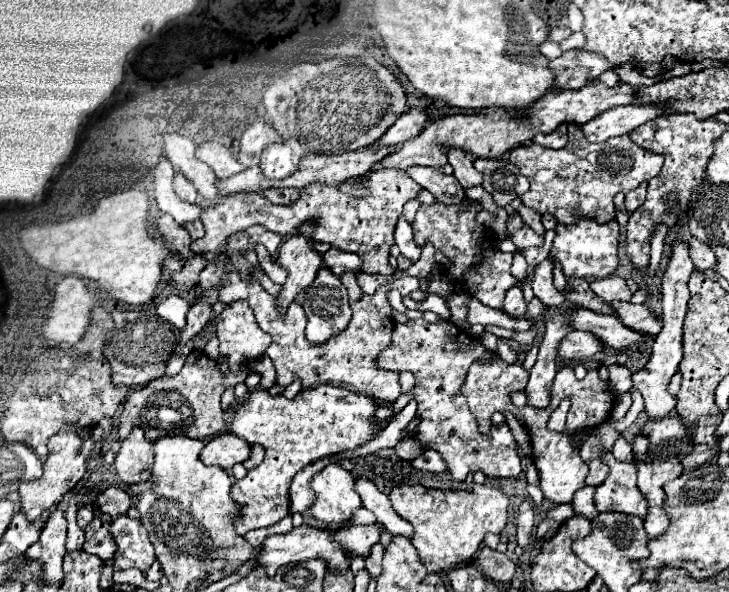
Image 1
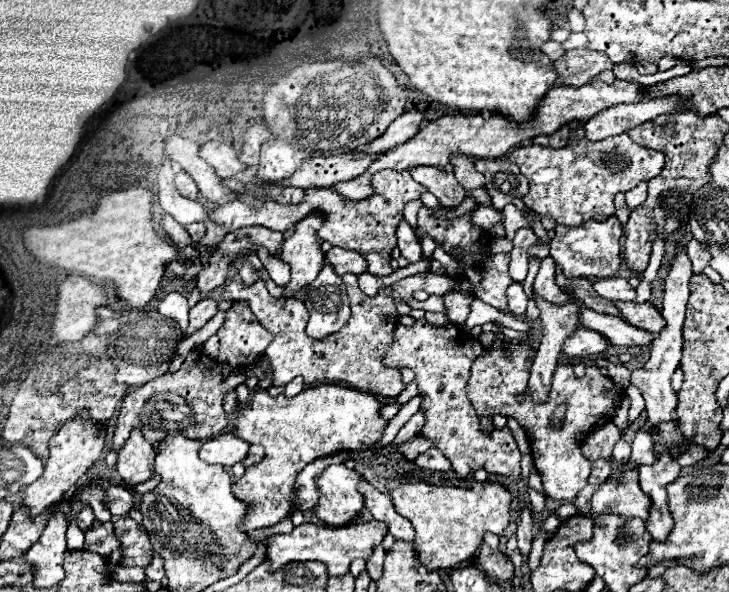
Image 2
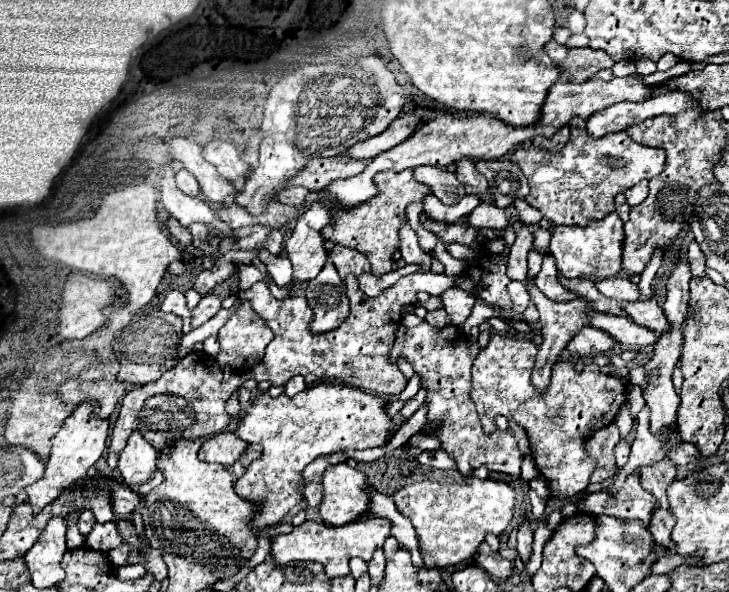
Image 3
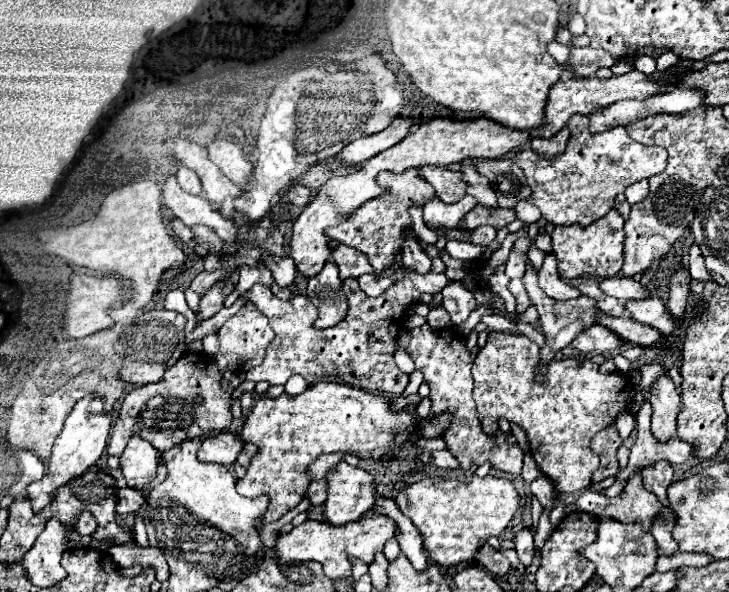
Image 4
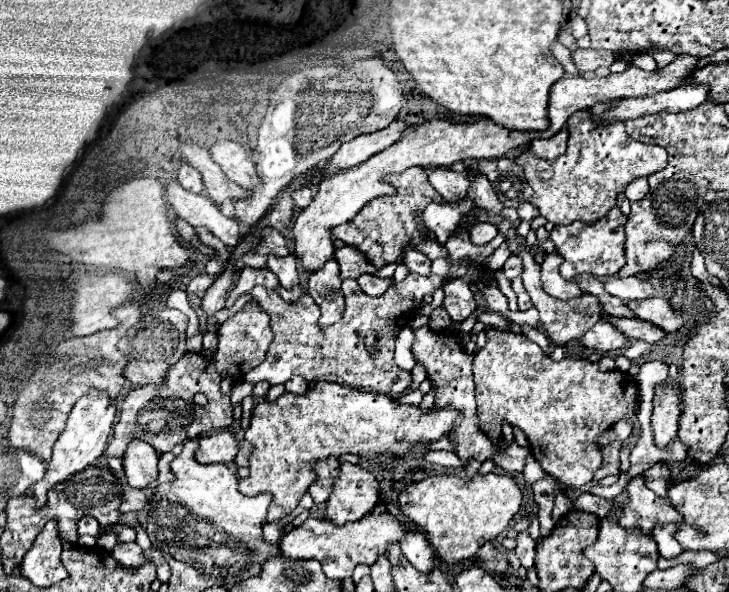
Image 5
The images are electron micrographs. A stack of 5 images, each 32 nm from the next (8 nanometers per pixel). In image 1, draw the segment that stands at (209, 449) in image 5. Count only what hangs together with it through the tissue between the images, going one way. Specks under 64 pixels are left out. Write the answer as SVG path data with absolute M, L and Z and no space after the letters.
M224 432L206 442L200 452L200 460L208 466L222 466L230 470L234 464L244 462L250 456L250 444L232 432Z

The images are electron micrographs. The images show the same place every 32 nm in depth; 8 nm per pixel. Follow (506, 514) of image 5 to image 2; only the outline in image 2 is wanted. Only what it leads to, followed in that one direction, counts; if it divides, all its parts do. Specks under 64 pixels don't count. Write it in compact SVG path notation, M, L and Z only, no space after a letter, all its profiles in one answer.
M414 482L414 484L404 484L392 492L392 500L396 506L396 512L408 518L416 530L416 552L420 554L422 564L428 570L448 570L456 568L460 562L470 560L478 546L482 544L482 538L486 532L492 532L500 536L504 528L510 522L510 506L512 506L512 492L498 484L498 482L476 482L474 486L436 486L430 482Z

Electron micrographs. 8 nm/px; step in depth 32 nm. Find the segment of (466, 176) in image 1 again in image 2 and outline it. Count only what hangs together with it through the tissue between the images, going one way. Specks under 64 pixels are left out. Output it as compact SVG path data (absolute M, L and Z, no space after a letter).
M456 156L452 160L452 164L454 164L454 176L466 188L466 192L472 192L476 188L484 188L484 176L480 172L476 172L472 158Z

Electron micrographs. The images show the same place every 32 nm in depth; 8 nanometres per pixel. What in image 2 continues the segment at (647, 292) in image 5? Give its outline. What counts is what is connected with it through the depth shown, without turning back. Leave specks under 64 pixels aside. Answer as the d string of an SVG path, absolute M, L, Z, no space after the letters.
M618 276L596 280L594 290L600 292L600 296L608 300L634 300L636 298L636 290L628 284L628 280L618 278Z

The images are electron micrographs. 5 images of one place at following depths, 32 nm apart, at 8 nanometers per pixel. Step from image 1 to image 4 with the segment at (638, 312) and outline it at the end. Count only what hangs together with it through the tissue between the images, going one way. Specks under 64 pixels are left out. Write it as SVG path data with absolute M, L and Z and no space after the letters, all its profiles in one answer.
M650 296L650 298L644 298L644 300L630 300L624 306L630 310L634 320L638 320L642 324L650 324L652 328L660 330L666 336L672 334L676 328L680 328L682 322L684 322L684 318L676 320L668 312L666 304L656 296Z

